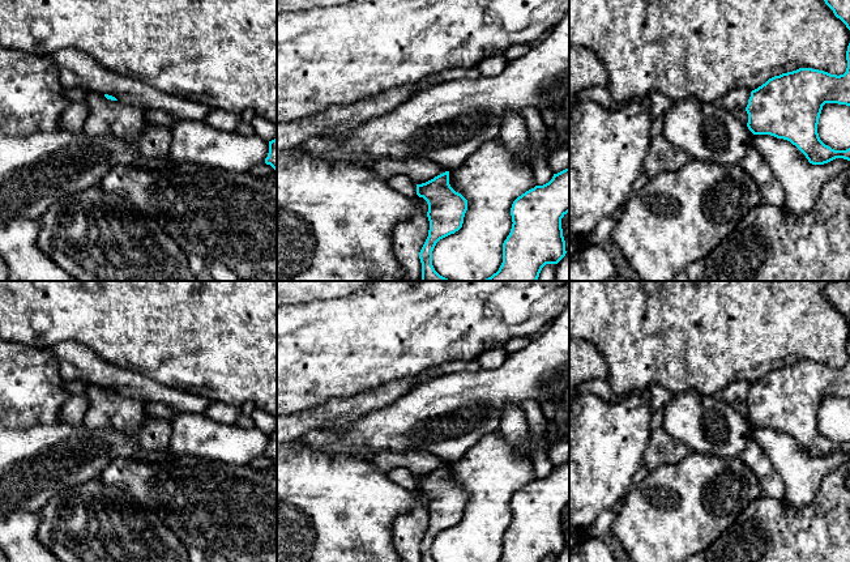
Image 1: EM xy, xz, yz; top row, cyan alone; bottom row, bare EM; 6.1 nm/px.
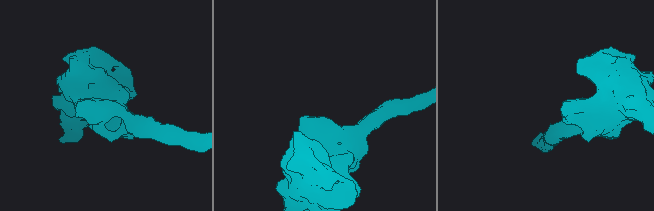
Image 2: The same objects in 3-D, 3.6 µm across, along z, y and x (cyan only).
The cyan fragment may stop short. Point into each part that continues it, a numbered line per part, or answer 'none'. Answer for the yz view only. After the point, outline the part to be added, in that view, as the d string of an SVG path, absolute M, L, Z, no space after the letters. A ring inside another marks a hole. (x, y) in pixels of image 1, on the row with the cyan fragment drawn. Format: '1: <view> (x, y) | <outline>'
none

